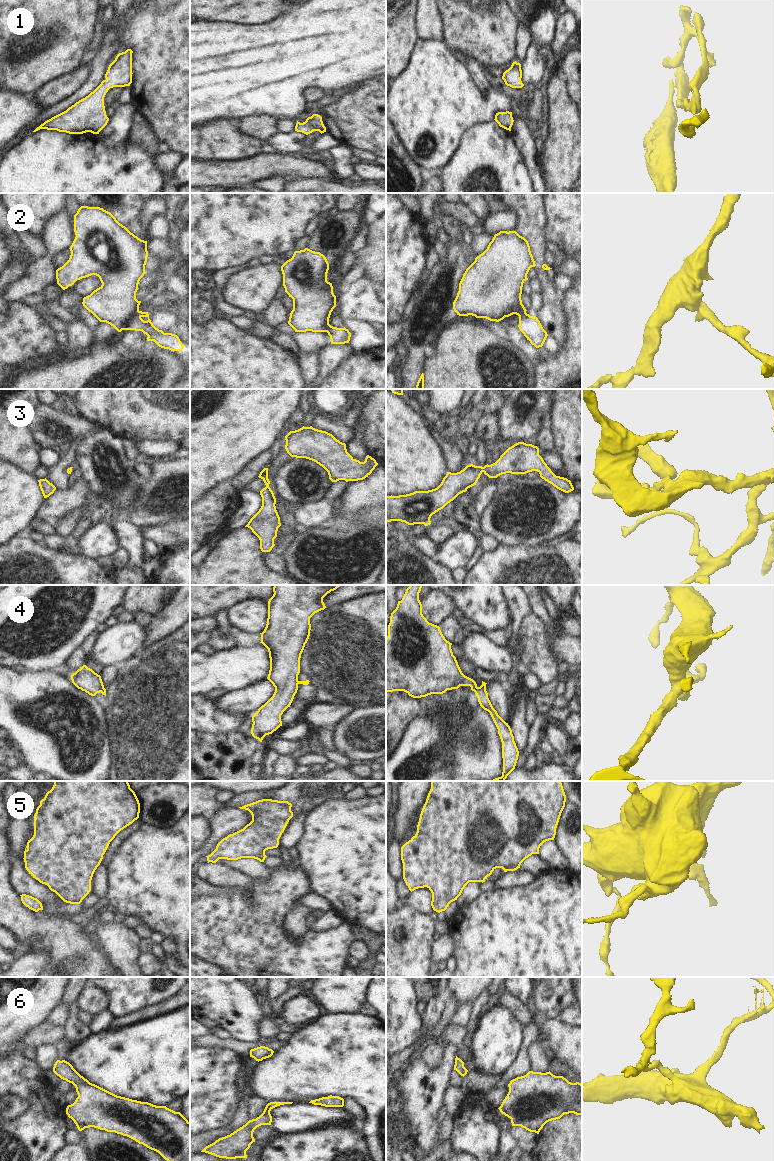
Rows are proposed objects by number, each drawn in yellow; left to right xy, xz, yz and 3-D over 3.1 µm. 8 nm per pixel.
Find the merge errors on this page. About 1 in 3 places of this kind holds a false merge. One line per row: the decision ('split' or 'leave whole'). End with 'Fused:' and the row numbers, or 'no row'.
1: leave whole
2: split
3: leave whole
4: split
5: leave whole
6: leave whole
Fused: 2, 4

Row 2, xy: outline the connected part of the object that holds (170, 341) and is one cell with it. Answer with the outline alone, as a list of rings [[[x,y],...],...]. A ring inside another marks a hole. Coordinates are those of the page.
[[[139,311],[137,315],[125,326],[124,330],[142,331],[146,334],[147,341],[154,341],[159,347],[171,351],[181,352],[183,345],[179,337],[172,333],[164,333],[156,328],[149,319],[148,312]]]

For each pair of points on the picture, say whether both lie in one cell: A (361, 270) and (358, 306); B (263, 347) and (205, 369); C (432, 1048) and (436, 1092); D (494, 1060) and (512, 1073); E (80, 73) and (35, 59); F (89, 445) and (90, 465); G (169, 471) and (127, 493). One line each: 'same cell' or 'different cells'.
A: same cell
B: same cell
C: different cells
D: different cells
E: different cells
F: same cell
G: different cells

